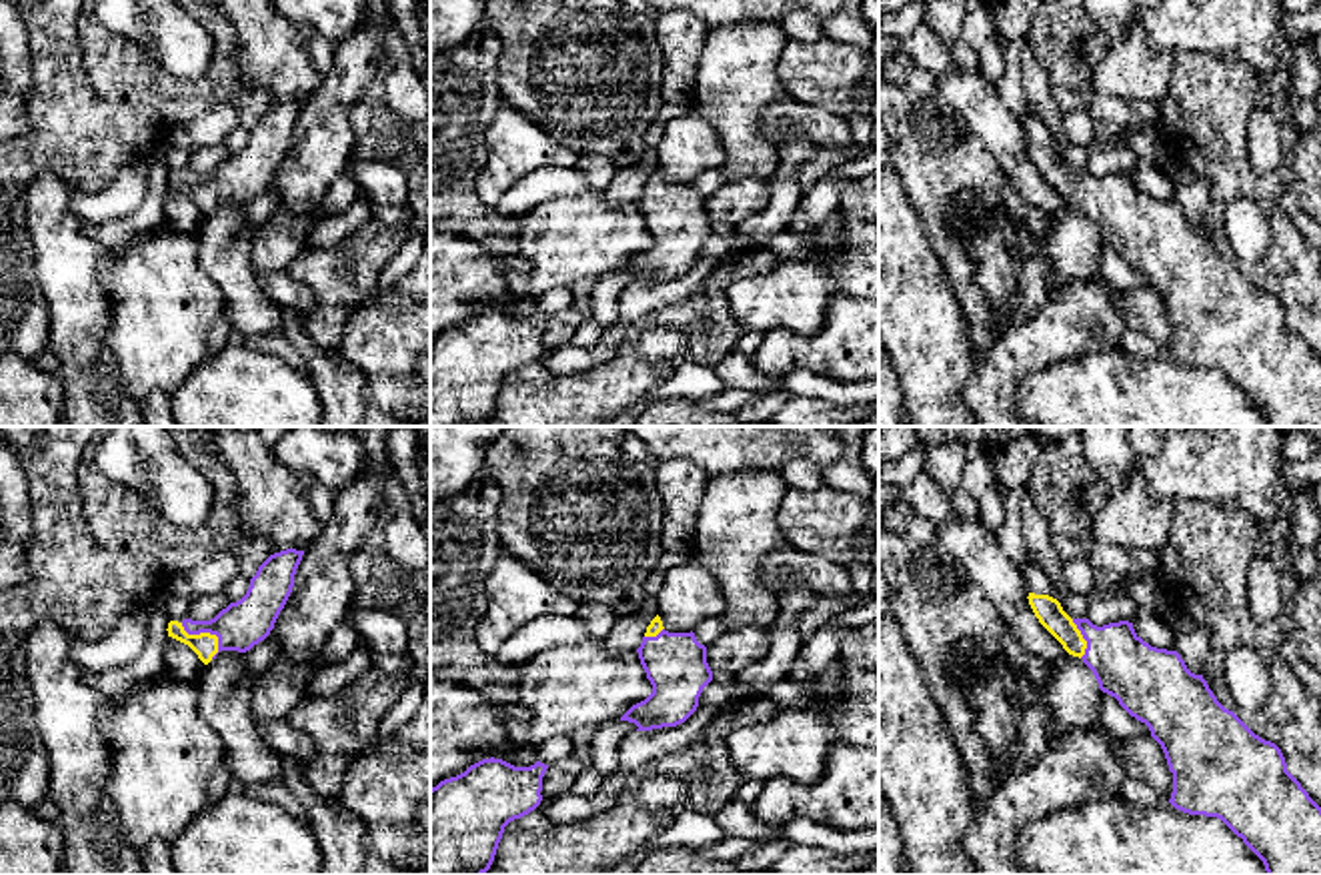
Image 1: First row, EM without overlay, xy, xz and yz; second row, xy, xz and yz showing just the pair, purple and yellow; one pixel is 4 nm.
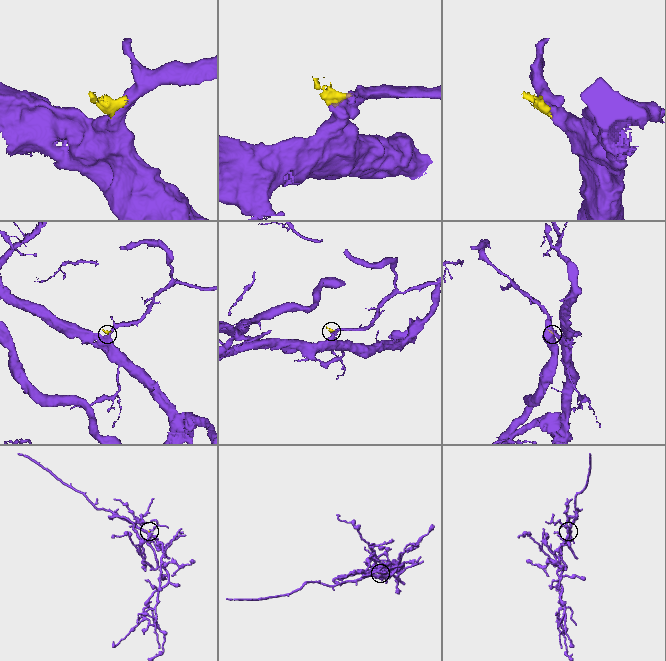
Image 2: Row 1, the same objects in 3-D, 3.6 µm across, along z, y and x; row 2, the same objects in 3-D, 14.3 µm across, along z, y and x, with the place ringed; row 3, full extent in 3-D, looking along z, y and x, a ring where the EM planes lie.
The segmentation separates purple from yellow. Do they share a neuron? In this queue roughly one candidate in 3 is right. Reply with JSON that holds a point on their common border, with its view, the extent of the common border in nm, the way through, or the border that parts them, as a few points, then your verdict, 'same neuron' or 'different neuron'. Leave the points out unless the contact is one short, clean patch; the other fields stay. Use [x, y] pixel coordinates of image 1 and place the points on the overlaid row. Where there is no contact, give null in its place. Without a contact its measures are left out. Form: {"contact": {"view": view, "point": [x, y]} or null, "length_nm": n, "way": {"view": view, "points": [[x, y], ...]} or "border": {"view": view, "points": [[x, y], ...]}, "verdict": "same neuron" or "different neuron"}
{"contact": {"view": "xy", "point": [205, 631]}, "length_nm": 200, "verdict": "same neuron"}

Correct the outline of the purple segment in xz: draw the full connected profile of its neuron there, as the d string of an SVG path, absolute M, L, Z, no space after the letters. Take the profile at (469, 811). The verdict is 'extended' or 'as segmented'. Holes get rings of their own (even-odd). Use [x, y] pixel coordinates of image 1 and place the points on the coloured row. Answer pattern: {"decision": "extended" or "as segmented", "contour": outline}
{"decision": "as segmented", "contour": "M482 759L430 789L430 875L484 875L504 827L542 801L548 765Z"}

